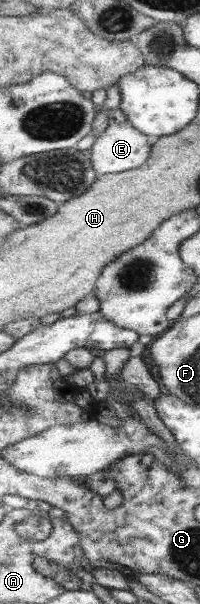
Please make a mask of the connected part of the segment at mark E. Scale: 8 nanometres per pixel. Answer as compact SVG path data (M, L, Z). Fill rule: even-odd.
M121 108L110 110L108 126L103 133L98 134L96 141L90 148L93 152L91 156L93 167L101 175L118 174L119 172L139 169L151 157L154 140L152 136L138 130L128 120L127 114L124 114Z

